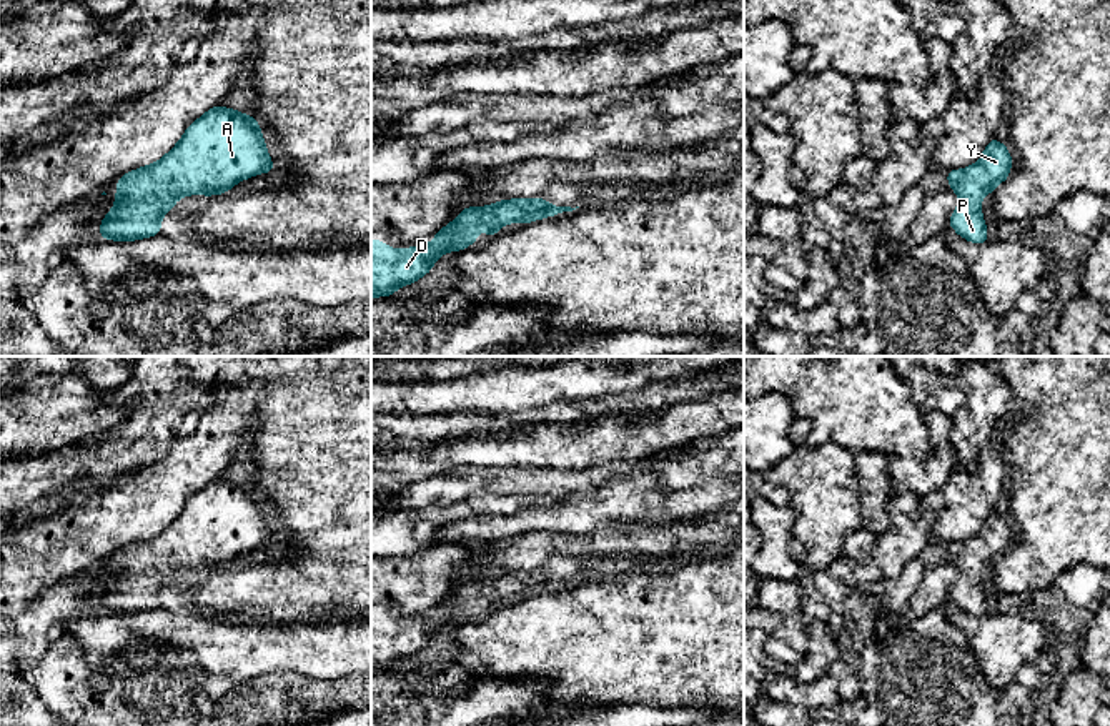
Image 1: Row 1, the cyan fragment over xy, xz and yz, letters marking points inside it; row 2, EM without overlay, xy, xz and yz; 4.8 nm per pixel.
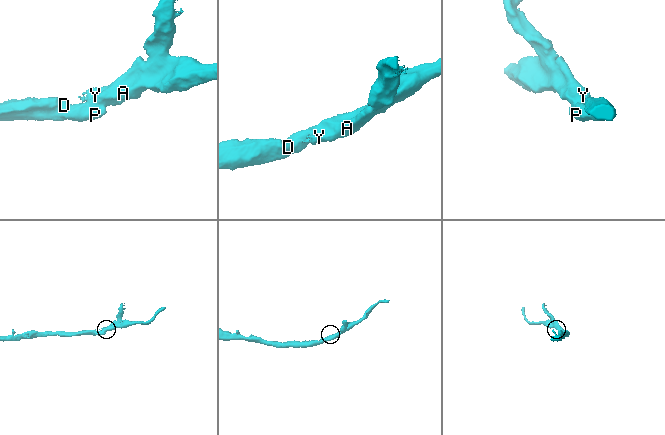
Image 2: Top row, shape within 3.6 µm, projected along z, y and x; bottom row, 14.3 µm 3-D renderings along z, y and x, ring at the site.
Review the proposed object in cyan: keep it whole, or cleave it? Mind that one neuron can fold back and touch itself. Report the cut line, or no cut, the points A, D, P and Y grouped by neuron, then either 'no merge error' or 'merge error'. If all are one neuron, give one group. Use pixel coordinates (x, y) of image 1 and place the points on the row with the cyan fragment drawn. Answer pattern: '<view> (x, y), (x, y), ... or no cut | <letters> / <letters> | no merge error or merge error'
no cut | A D P Y | no merge error

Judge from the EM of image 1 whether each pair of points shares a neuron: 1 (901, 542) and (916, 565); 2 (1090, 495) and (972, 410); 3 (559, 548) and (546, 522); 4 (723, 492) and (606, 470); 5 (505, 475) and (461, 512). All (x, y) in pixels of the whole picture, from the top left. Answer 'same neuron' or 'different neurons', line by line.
1: different neurons
2: different neurons
3: different neurons
4: different neurons
5: different neurons

